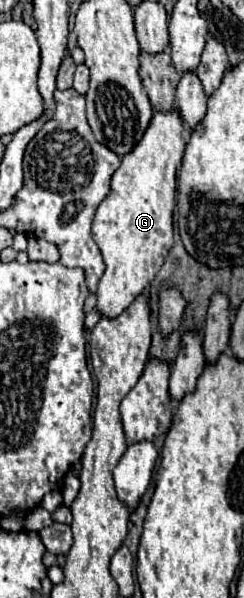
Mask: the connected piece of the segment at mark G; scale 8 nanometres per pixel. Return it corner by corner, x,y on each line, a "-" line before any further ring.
177,109
153,111
151,125
145,129
139,145
123,157
119,169
111,175
111,191
95,211
93,241
107,265
97,289
97,309
105,317
117,317
143,293
173,245
177,169
185,149
183,129
185,123

